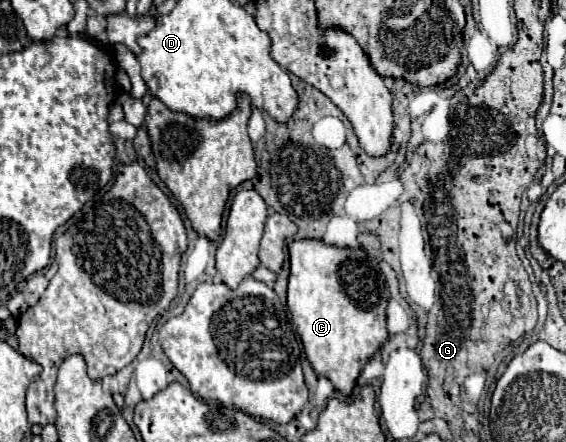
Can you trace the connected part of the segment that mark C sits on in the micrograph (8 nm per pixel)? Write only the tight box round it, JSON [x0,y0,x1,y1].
[287,239,389,395]

